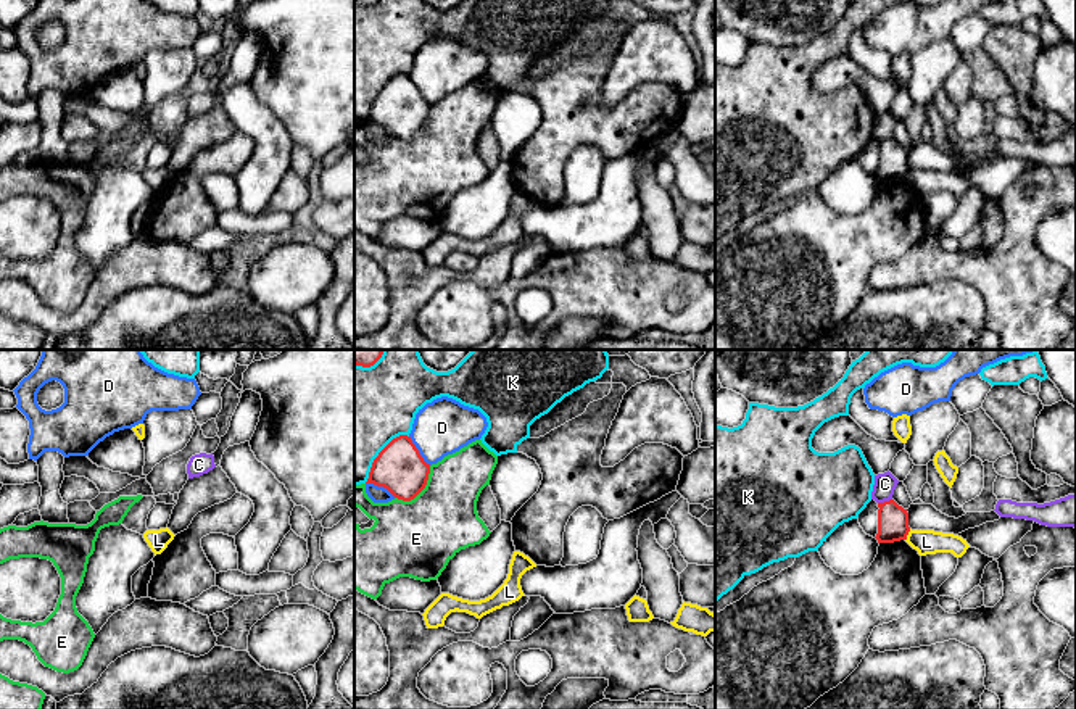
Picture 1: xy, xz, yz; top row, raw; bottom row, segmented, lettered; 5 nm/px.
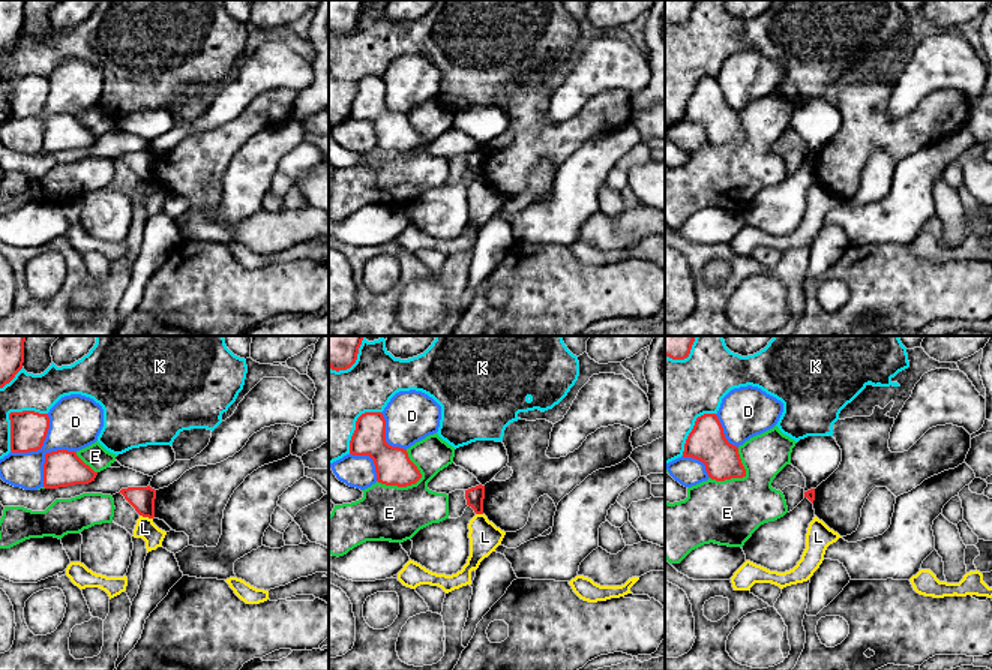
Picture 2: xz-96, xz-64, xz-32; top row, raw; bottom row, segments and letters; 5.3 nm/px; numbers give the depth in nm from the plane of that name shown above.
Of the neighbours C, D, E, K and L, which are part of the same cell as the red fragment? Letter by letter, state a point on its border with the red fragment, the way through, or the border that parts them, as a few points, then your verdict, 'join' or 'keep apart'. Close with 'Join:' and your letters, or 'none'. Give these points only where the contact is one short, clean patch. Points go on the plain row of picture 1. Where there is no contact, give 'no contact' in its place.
C: contact yz (885, 140); border yz (891, 137), (878, 142); keep apart
D: contact xz (417, 91); keep apart
E: contact xz (419, 131); keep apart
K: contact xz (379, 94); keep apart
L: contact yz (907, 173); border yz (910, 168), (906, 179); keep apart
Join: none

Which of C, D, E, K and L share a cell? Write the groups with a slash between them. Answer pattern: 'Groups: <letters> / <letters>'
Groups: C / D / E / K / L

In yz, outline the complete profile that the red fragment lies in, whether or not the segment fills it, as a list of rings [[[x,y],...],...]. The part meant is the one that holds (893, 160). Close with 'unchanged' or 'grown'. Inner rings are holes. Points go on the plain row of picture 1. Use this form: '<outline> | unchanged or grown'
[[[894,139],[878,142],[878,182],[894,182],[907,179],[910,171],[908,151]]] | unchanged

